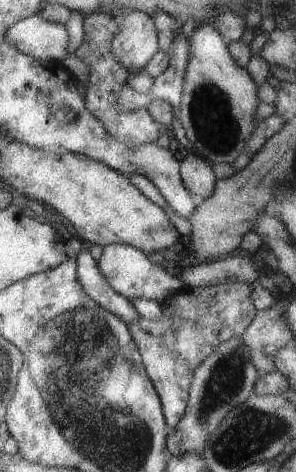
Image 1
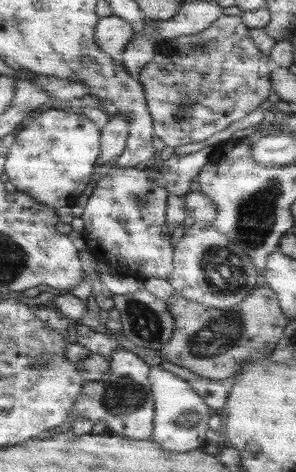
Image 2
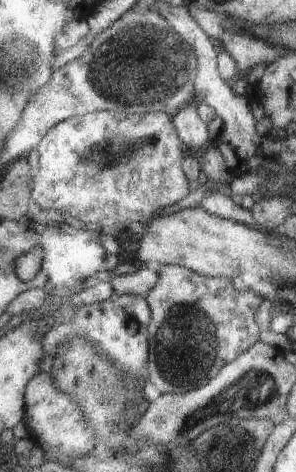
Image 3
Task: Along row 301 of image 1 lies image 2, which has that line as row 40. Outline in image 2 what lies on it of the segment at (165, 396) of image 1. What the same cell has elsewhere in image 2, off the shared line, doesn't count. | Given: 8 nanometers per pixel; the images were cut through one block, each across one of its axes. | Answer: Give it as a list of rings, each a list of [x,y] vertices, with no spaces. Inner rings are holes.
[[[227,12],[223,14],[211,28],[197,36],[181,36],[177,40],[167,40],[165,44],[159,44],[155,48],[155,60],[149,62],[149,68],[139,76],[145,92],[147,92],[147,104],[153,118],[153,130],[157,138],[165,142],[165,146],[185,146],[193,142],[203,142],[209,136],[229,128],[233,122],[239,122],[253,110],[261,108],[263,102],[273,92],[273,82],[269,76],[273,76],[273,60],[271,54],[265,54],[257,48],[257,42],[251,36],[249,24],[245,24],[245,18],[239,12]]]

